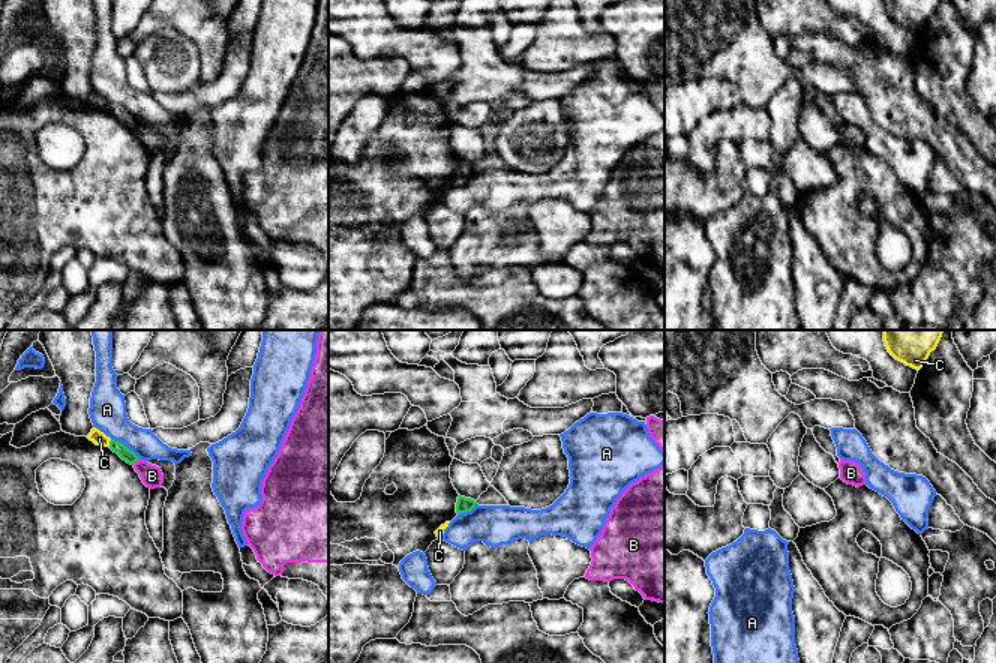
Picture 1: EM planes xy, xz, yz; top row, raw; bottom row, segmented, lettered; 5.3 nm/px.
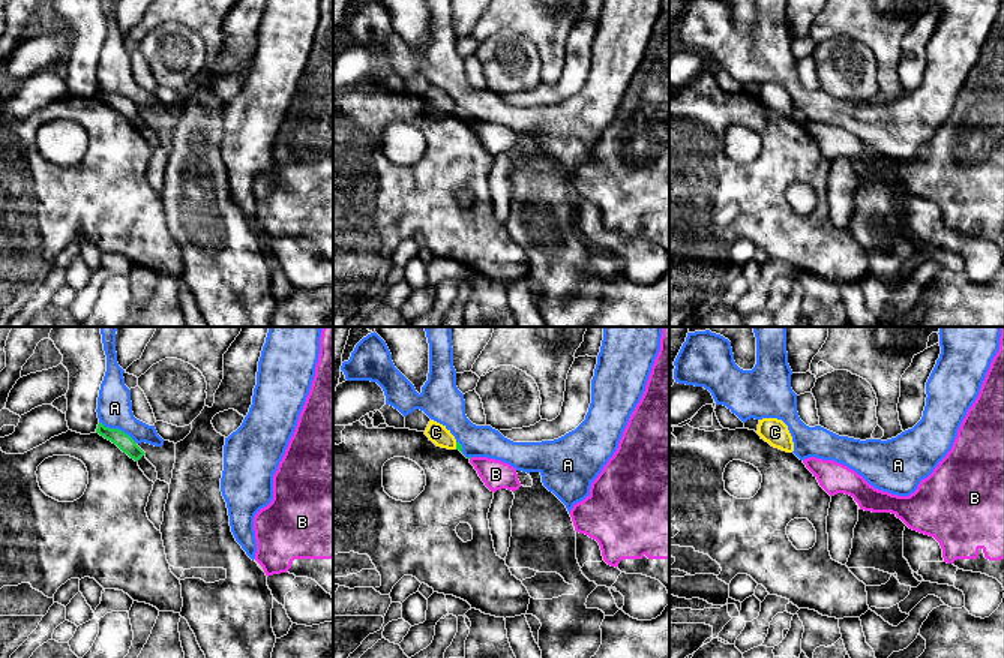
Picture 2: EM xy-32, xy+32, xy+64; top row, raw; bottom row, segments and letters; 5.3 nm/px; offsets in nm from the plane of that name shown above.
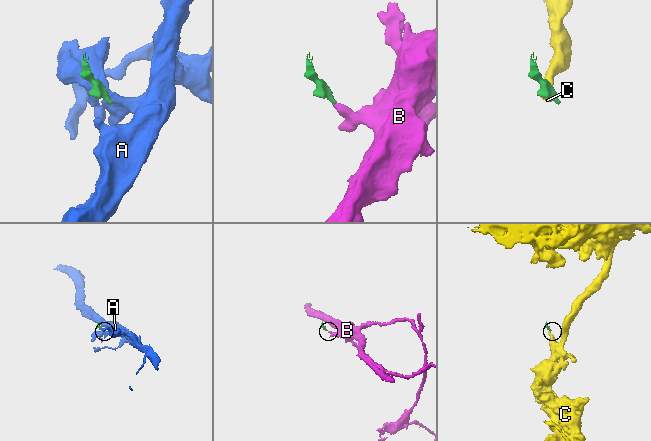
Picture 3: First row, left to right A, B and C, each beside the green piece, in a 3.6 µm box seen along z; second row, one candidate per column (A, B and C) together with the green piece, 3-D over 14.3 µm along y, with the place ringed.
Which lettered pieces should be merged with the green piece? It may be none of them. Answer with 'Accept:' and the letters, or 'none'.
Accept: none

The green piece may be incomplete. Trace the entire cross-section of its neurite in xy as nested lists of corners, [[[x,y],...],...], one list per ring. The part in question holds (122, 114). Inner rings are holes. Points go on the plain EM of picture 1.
[[[116,104],[110,105],[110,112],[130,129],[140,124],[140,122],[134,116],[130,116],[124,108]]]

